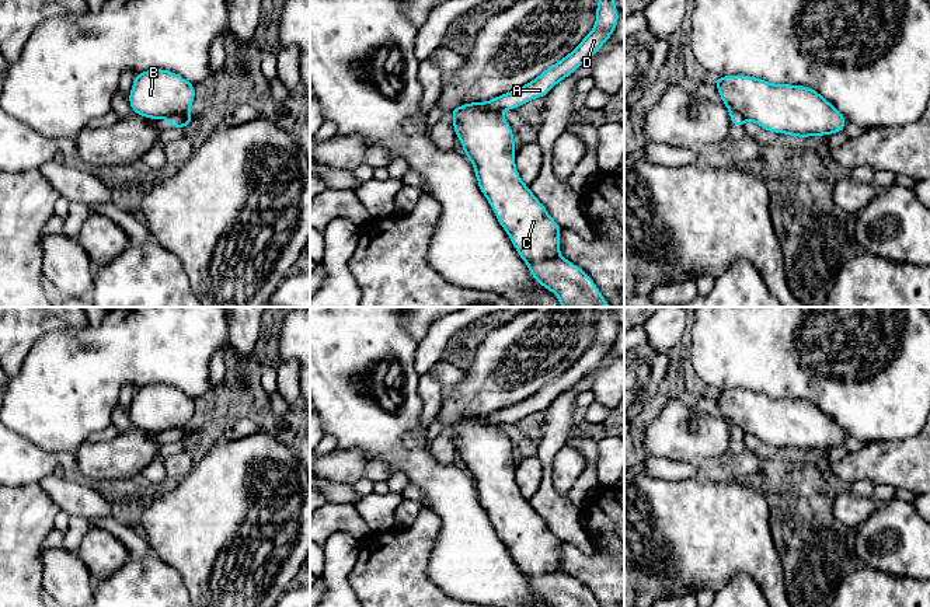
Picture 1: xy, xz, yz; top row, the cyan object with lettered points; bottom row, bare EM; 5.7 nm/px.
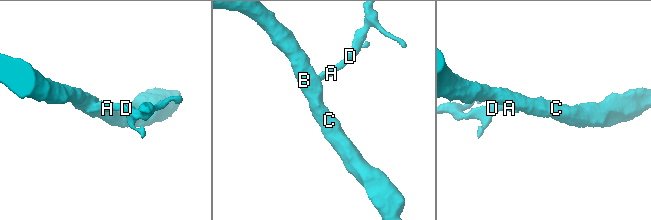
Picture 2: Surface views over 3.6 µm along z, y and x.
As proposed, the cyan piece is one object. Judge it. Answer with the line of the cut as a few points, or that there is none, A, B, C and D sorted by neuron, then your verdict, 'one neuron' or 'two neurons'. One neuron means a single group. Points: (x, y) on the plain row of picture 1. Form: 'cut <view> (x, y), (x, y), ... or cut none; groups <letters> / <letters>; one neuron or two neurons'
cut xy (187, 425), (166, 431); groups A D / B C; two neurons

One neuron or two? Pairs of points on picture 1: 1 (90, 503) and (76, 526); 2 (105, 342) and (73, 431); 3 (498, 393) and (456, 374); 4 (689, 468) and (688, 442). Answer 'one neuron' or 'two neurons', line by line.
1: two neurons
2: one neuron
3: two neurons
4: two neurons

